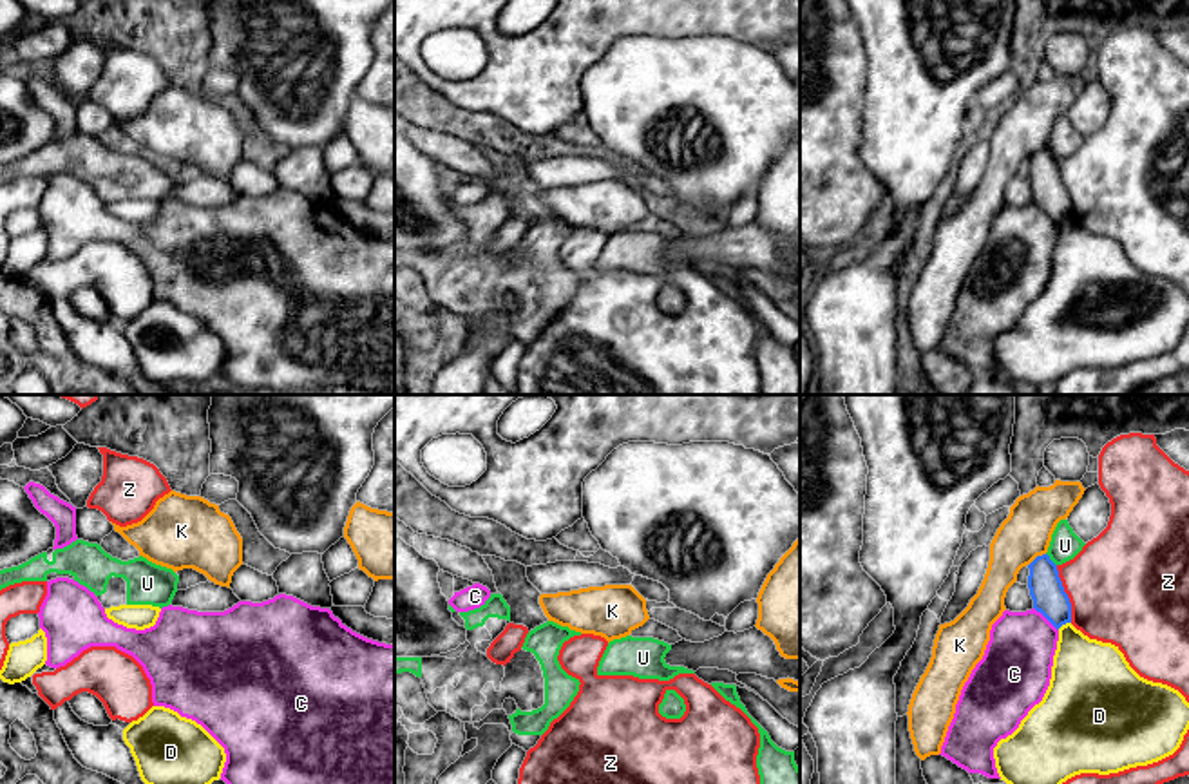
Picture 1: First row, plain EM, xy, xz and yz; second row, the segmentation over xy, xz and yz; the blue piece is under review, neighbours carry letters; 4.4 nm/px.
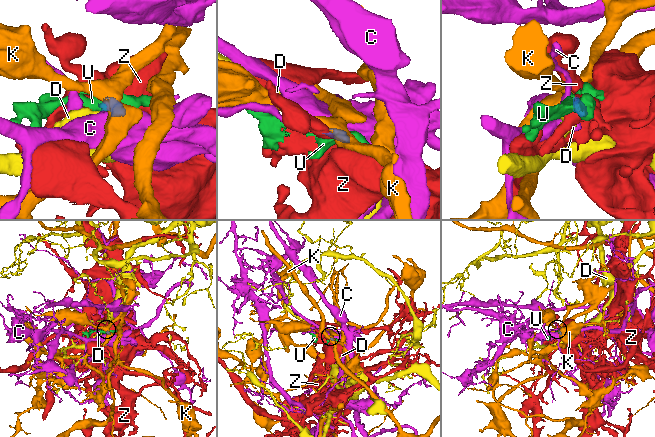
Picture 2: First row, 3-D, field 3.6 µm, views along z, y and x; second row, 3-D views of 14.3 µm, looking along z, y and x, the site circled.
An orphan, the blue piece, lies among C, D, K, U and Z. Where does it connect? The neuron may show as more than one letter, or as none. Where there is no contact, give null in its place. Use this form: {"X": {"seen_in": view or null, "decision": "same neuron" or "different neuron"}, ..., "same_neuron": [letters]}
{"C": {"seen_in": "yz", "decision": "different neuron"}, "D": {"seen_in": "yz", "decision": "different neuron"}, "K": {"seen_in": "yz", "decision": "different neuron"}, "U": {"seen_in": "yz", "decision": "same neuron"}, "Z": {"seen_in": "yz", "decision": "different neuron"}, "same_neuron": ["U"]}

